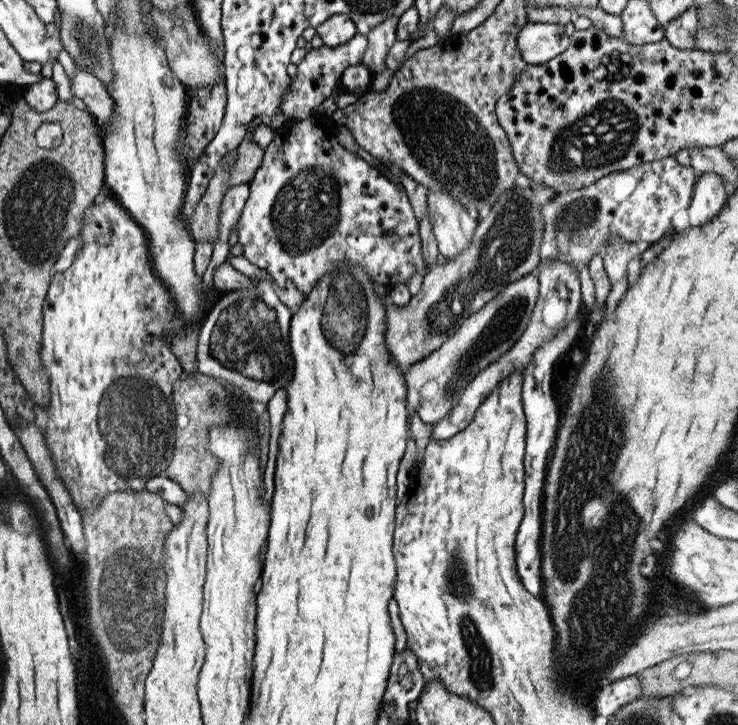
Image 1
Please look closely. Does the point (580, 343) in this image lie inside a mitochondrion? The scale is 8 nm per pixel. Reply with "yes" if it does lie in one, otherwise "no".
no

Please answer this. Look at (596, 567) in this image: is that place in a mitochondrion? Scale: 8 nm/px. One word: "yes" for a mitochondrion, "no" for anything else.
yes

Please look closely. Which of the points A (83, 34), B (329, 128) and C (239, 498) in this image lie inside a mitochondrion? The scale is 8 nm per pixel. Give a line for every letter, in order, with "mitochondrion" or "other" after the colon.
A: mitochondrion
B: other
C: other

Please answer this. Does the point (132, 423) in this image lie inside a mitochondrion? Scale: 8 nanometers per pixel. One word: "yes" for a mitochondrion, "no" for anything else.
yes

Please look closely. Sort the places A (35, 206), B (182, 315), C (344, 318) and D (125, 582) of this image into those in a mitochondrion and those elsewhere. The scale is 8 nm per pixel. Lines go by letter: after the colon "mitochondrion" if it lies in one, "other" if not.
A: mitochondrion
B: other
C: mitochondrion
D: mitochondrion

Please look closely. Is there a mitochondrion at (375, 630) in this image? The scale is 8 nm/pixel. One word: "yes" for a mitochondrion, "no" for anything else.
no

